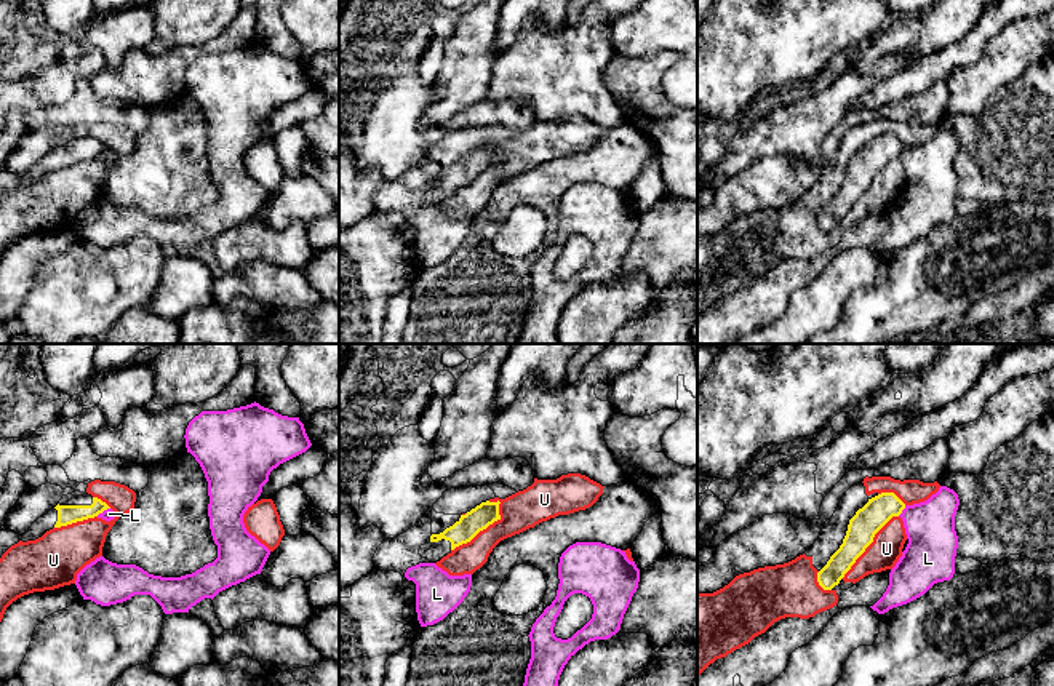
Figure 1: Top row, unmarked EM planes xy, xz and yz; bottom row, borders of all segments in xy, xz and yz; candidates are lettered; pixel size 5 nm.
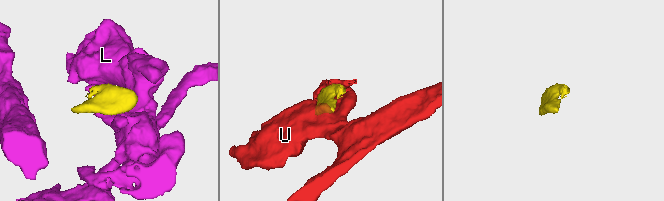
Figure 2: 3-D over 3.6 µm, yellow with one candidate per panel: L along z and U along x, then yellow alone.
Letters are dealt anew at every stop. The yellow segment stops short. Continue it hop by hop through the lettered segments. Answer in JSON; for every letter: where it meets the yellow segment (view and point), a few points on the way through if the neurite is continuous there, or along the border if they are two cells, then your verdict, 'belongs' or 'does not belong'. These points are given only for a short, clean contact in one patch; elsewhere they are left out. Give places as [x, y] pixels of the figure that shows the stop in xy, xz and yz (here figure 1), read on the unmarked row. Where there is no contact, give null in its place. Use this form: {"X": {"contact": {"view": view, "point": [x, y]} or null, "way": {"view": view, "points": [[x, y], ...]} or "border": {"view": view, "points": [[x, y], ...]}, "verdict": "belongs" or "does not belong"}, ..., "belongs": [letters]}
{"L": {"contact": {"view": "yz", "point": [902, 151]}, "border": {"view": "yz", "points": [[906, 147], [898, 157]]}, "verdict": "does not belong"}, "U": {"contact": {"view": "xz", "point": [483, 170]}, "verdict": "does not belong"}, "belongs": []}

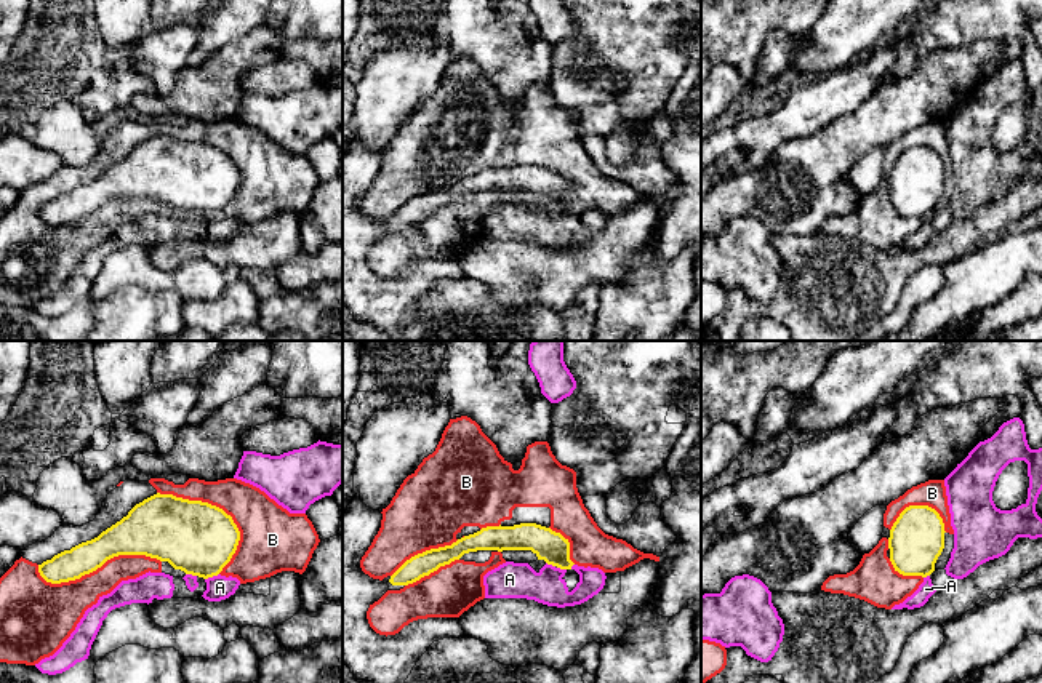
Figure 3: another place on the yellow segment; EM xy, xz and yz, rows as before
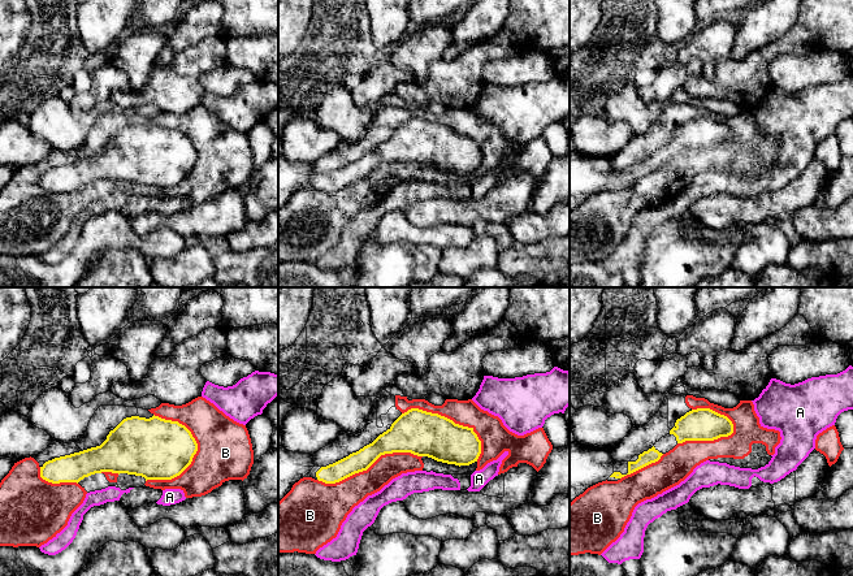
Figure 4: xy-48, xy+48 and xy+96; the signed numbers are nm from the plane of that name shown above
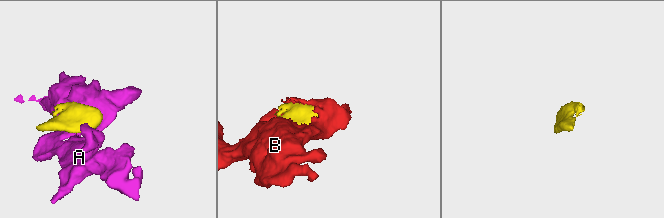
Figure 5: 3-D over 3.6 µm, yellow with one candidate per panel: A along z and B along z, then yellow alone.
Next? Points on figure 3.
{"A": {"contact": {"view": "xy", "point": [212, 218]}, "border": {"view": "xy", "points": [[218, 215], [205, 221]]}, "verdict": "does not belong"}, "B": {"contact": {"view": "xy", "point": [221, 151]}, "verdict": "does not belong"}, "belongs": []}

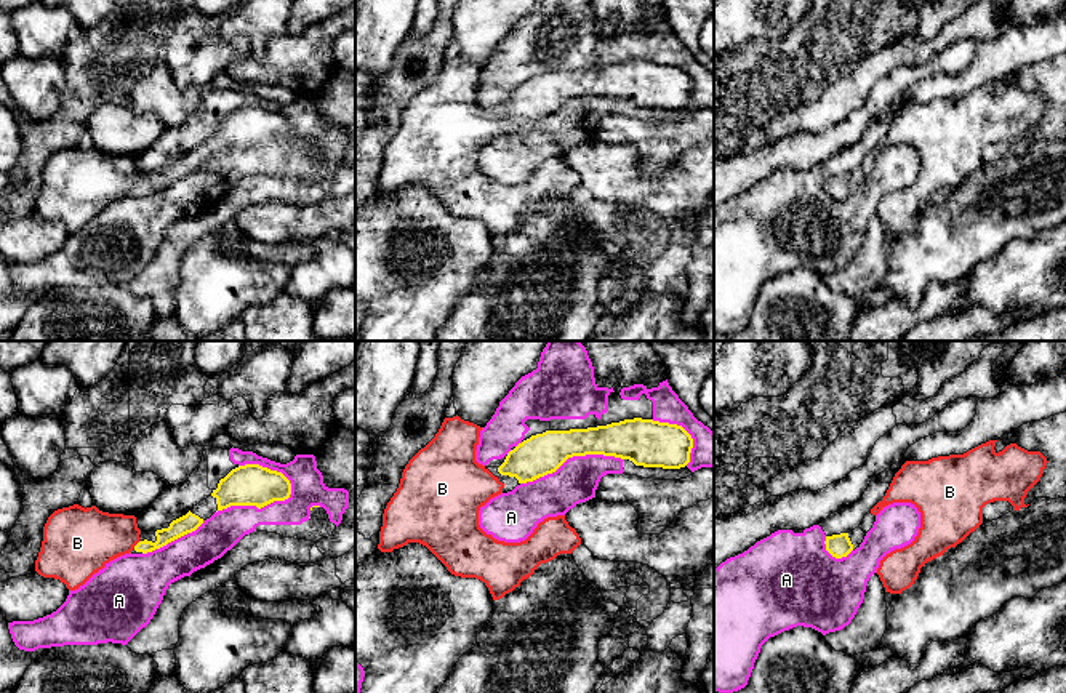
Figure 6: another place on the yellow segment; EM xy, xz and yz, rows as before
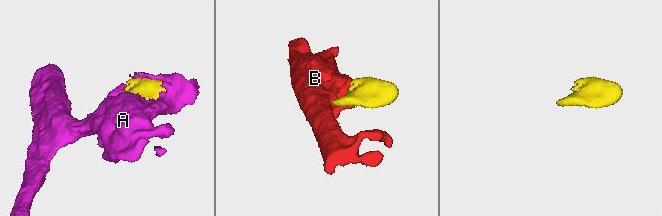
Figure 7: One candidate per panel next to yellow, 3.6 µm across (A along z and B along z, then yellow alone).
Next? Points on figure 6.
{"A": {"contact": {"view": "xy", "point": [258, 149]}, "verdict": "does not belong"}, "B": {"contact": {"view": "xy", "point": [136, 186]}, "way": {"view": "xy", "points": [[180, 168], [154, 188], [136, 186], [130, 181], [87, 181]]}, "verdict": "belongs"}, "belongs": ["B"]}

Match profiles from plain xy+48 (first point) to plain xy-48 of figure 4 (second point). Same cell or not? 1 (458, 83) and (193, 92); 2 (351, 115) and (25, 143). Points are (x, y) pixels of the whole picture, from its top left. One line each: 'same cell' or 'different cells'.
1: same cell
2: different cells

